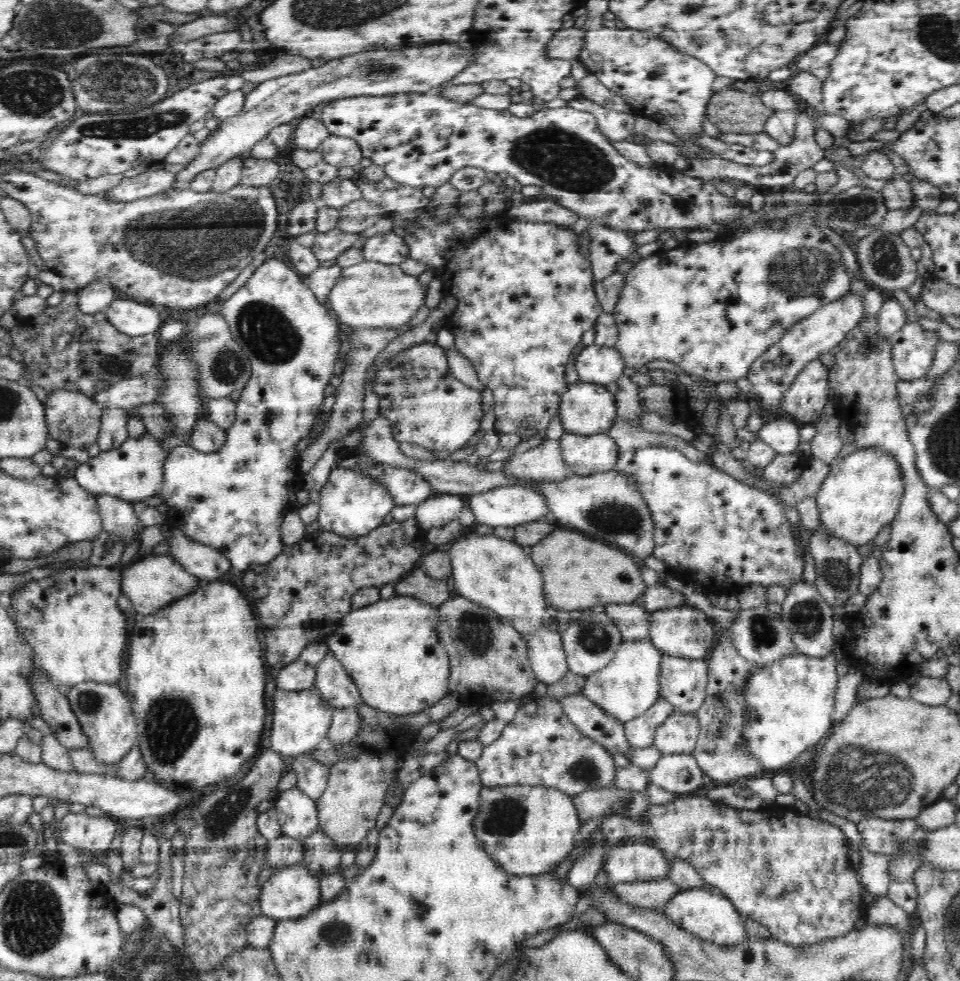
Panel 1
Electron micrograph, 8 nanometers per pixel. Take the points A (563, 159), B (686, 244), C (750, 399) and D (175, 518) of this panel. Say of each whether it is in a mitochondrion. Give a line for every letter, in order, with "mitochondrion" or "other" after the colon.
A: mitochondrion
B: other
C: other
D: other

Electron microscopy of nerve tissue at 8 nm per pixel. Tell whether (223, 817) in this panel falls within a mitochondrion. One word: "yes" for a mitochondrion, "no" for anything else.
yes

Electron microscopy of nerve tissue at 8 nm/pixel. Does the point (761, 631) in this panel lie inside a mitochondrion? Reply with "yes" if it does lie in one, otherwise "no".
yes

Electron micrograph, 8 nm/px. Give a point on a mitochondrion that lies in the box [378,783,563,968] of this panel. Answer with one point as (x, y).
(506, 816)

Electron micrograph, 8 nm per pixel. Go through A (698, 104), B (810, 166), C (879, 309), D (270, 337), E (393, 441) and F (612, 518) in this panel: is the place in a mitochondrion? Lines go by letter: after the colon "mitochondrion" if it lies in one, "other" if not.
A: other
B: other
C: other
D: mitochondrion
E: other
F: mitochondrion

